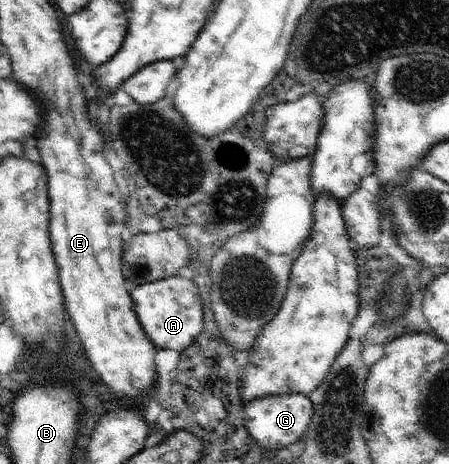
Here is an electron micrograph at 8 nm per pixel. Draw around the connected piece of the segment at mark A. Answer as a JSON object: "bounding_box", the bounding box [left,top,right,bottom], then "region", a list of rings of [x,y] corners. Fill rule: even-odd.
{"bounding_box":[130,273,204,353],"region":[[[184,273],[137,286],[130,296],[139,323],[157,349],[175,349],[181,353],[204,331],[203,306],[197,285]]]}

